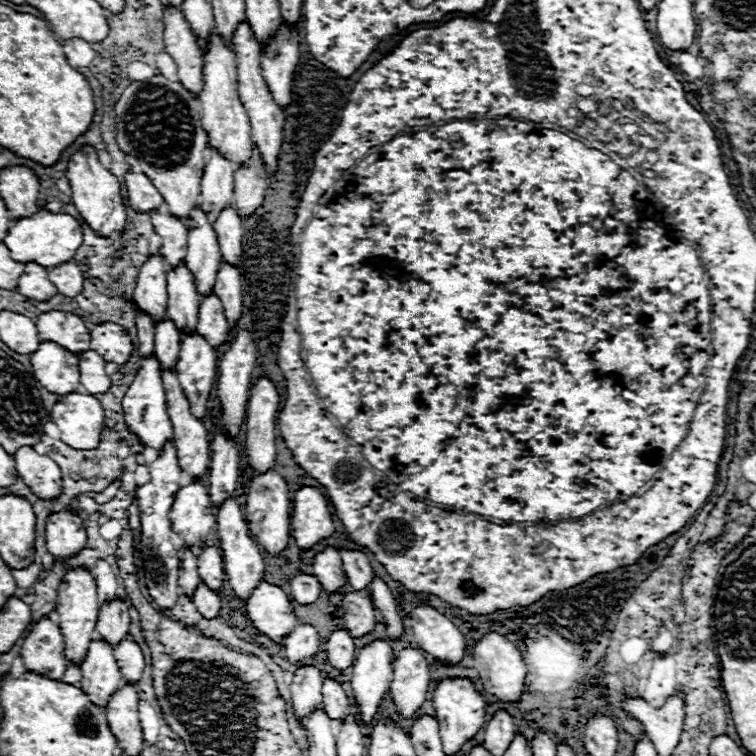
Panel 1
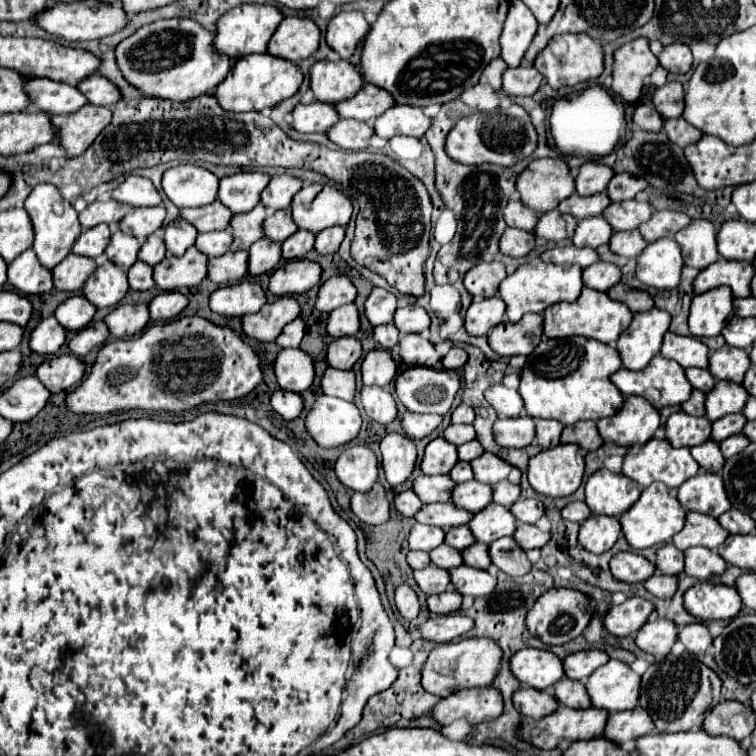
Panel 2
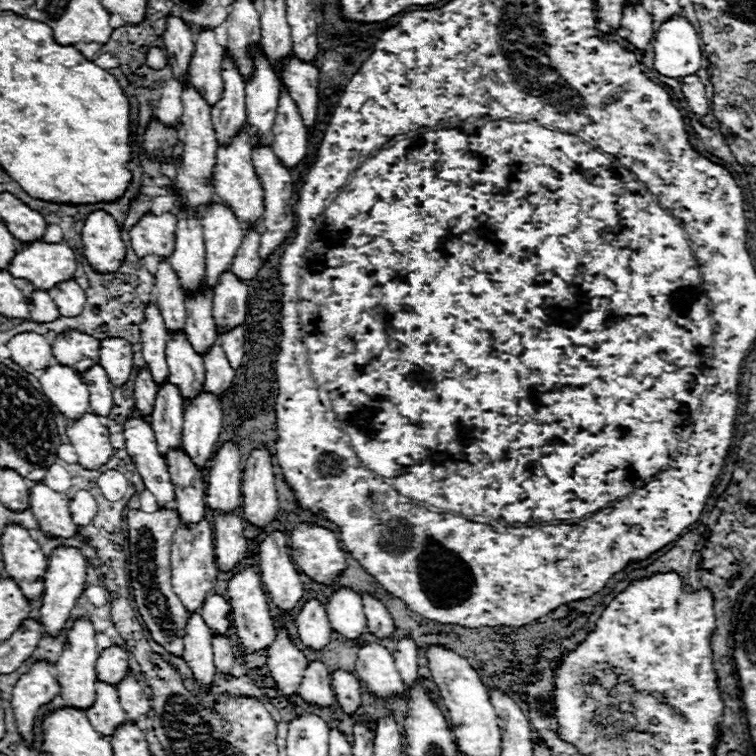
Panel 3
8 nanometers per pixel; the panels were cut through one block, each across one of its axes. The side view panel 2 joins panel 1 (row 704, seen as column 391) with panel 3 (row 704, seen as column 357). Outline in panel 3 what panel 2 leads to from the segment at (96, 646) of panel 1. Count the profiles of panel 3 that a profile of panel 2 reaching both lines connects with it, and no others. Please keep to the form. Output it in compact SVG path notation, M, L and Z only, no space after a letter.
M100 680L96 682L96 702L86 714L88 714L88 720L92 722L92 726L104 736L112 736L116 732L116 728L128 720L126 712L122 710L122 706L118 702L116 688L108 686Z

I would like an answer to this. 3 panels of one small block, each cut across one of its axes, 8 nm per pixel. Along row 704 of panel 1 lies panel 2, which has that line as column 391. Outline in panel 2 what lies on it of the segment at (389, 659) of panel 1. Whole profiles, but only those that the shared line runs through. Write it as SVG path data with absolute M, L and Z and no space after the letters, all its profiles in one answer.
M370 350L362 360L362 382L366 386L388 386L396 376L396 362L386 350Z

